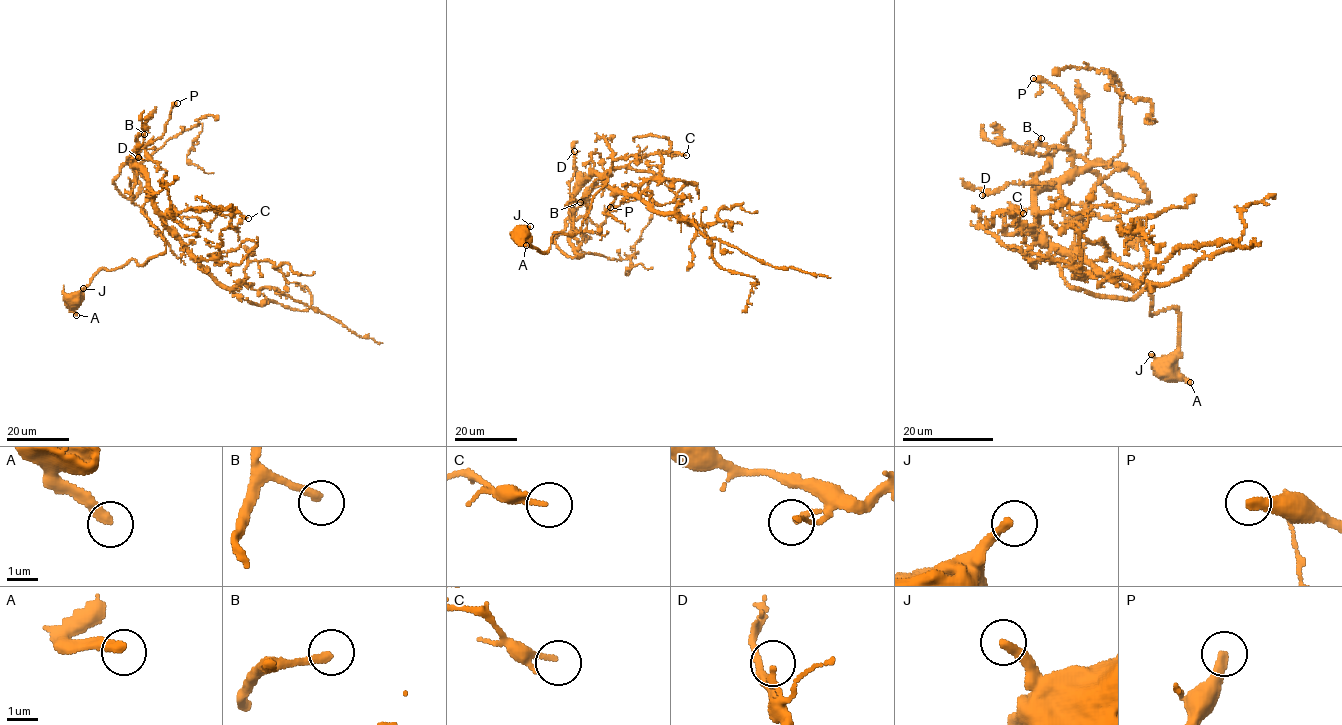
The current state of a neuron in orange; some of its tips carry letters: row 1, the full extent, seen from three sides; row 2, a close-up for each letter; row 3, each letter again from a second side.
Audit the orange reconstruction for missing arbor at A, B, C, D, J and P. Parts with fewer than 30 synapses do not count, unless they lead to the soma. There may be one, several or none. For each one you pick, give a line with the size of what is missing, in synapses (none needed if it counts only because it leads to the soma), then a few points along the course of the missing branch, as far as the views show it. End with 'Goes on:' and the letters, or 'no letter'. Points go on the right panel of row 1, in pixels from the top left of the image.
P: 120 synapses
Goes on: P

